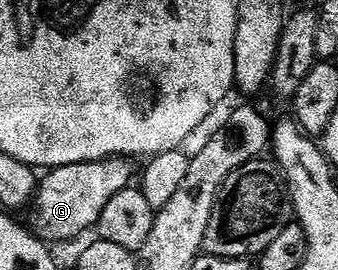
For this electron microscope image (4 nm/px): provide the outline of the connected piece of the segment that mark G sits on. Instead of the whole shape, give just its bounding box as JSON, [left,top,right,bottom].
[32,157,136,243]

